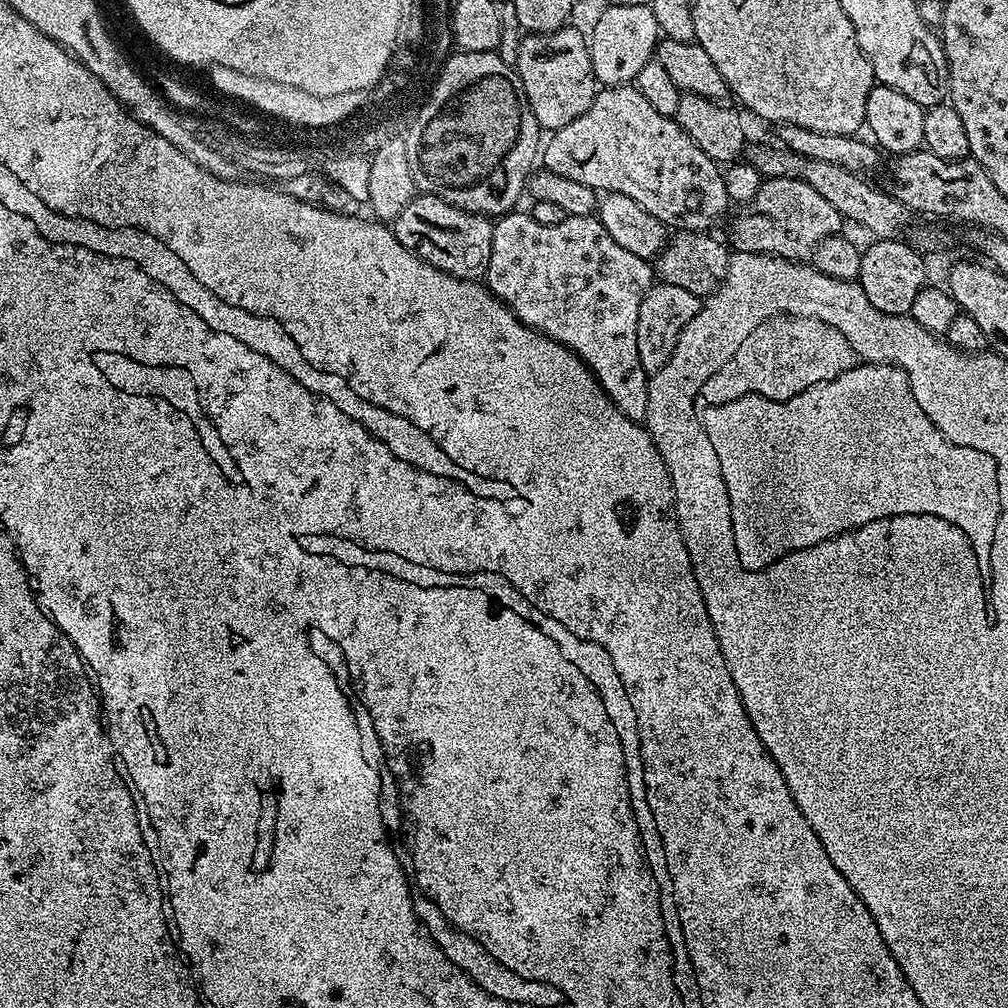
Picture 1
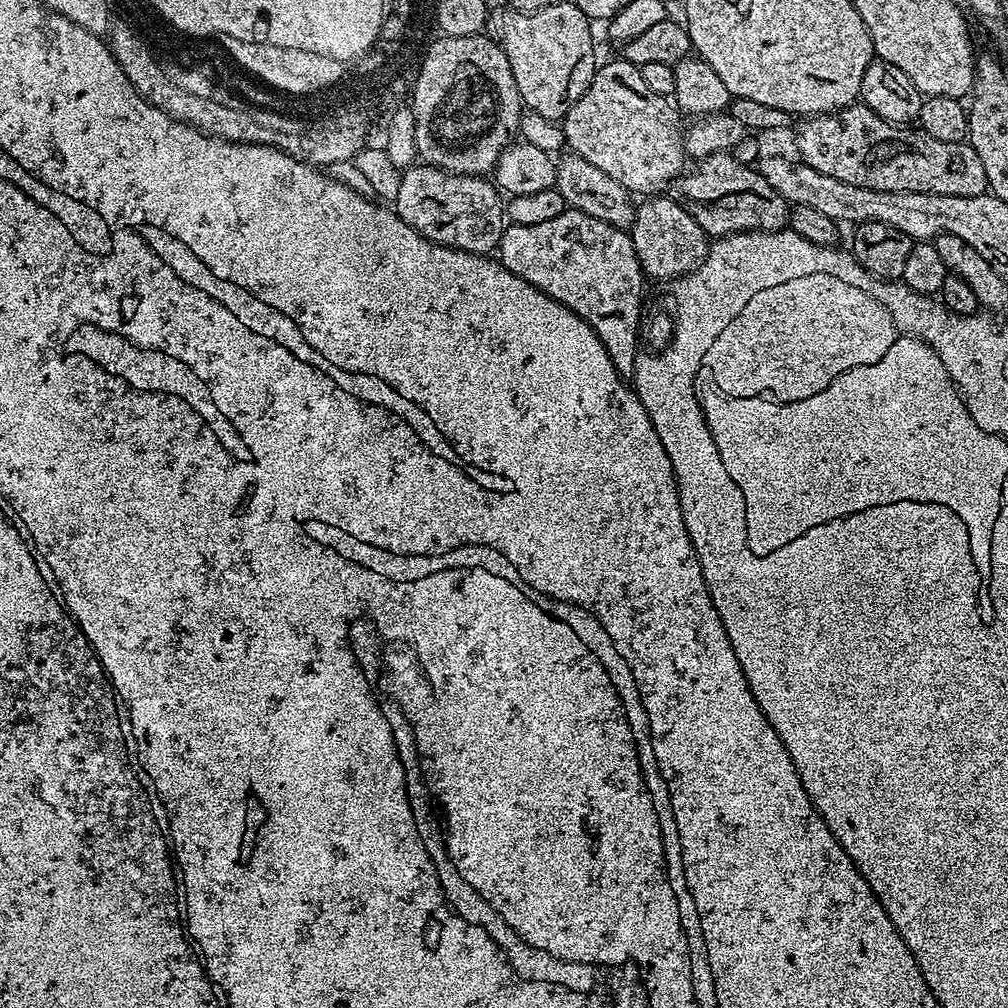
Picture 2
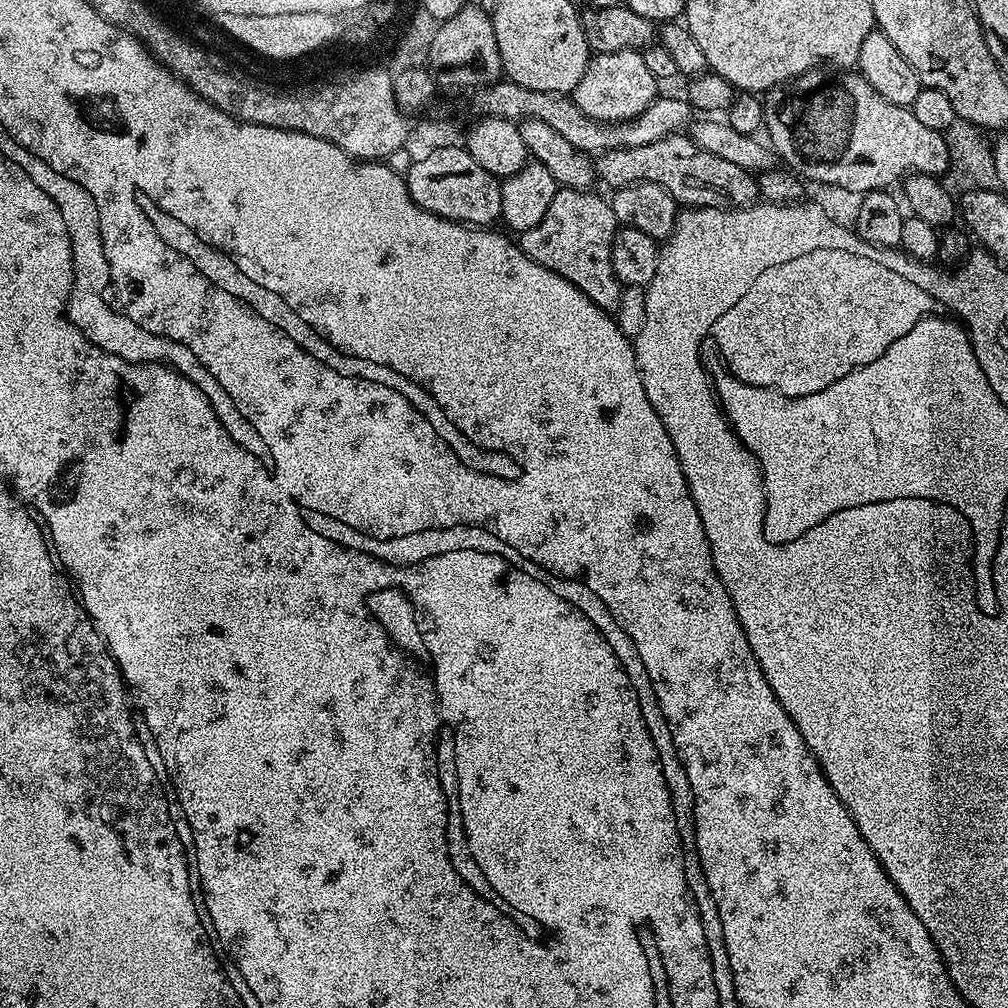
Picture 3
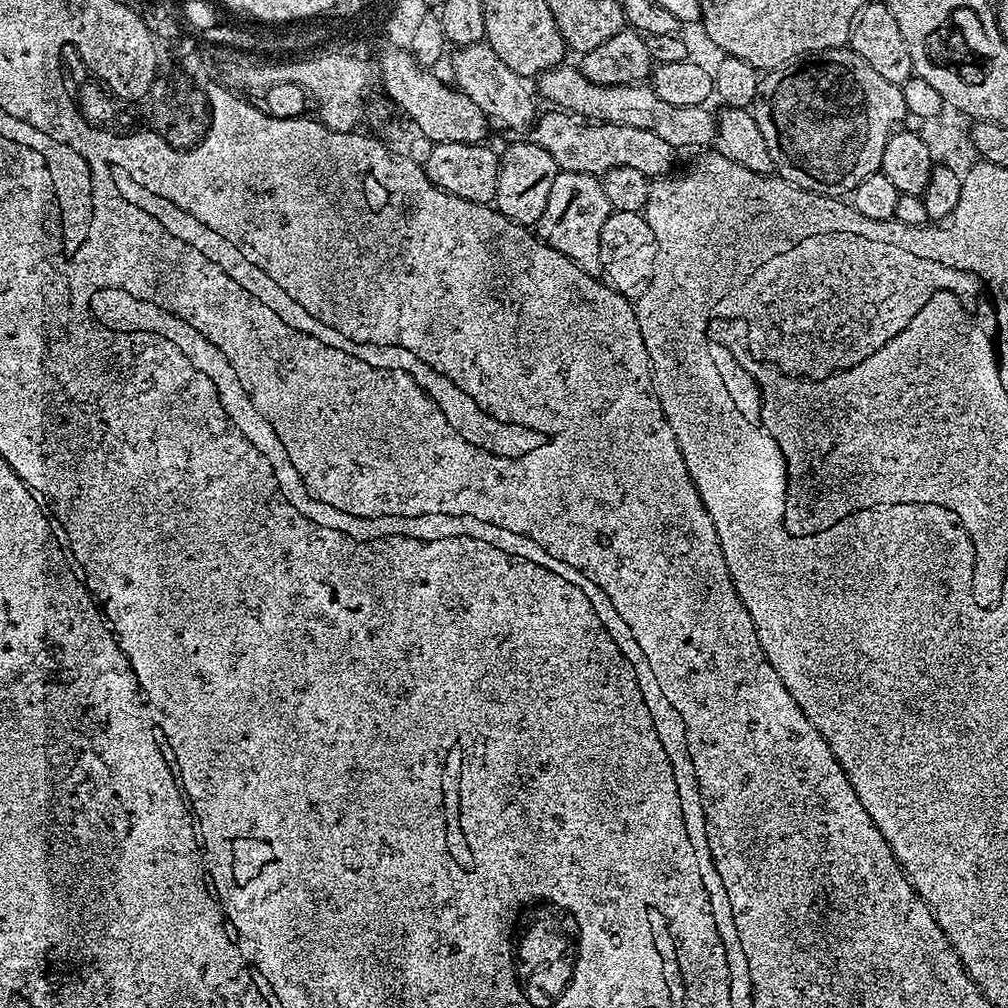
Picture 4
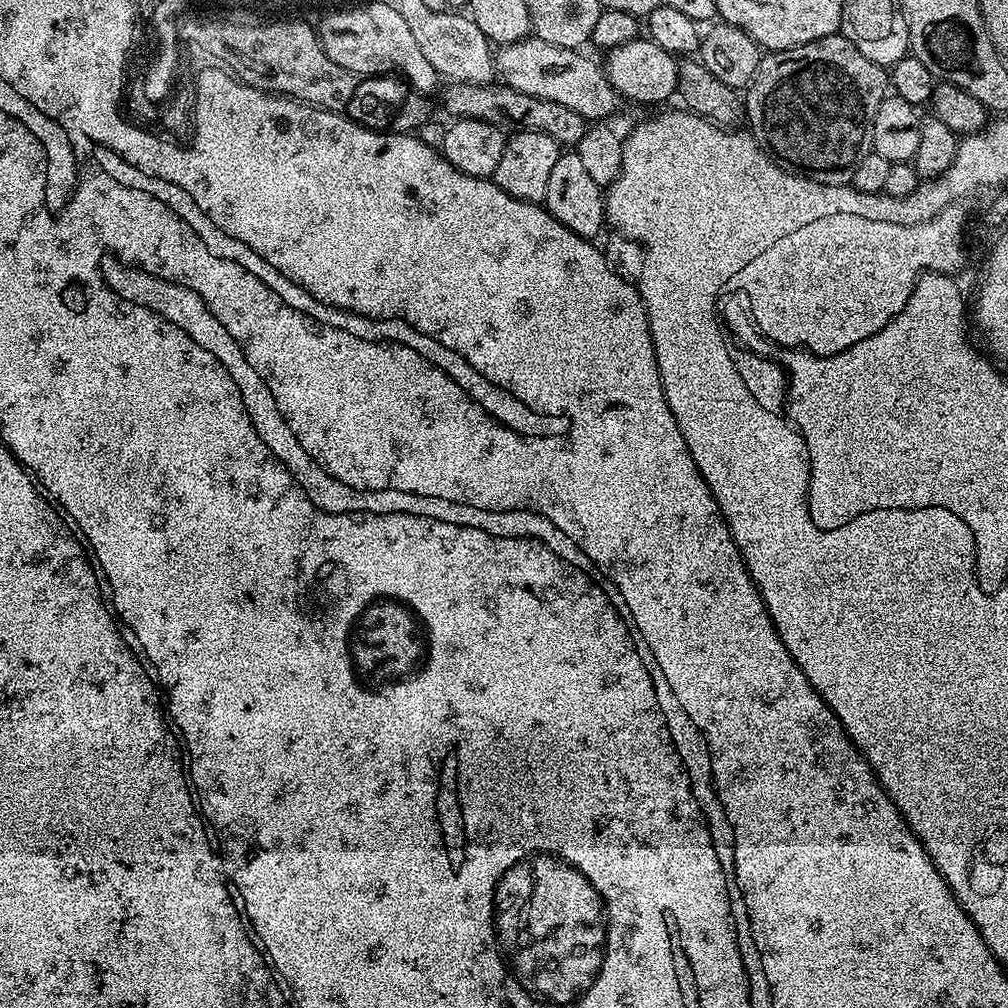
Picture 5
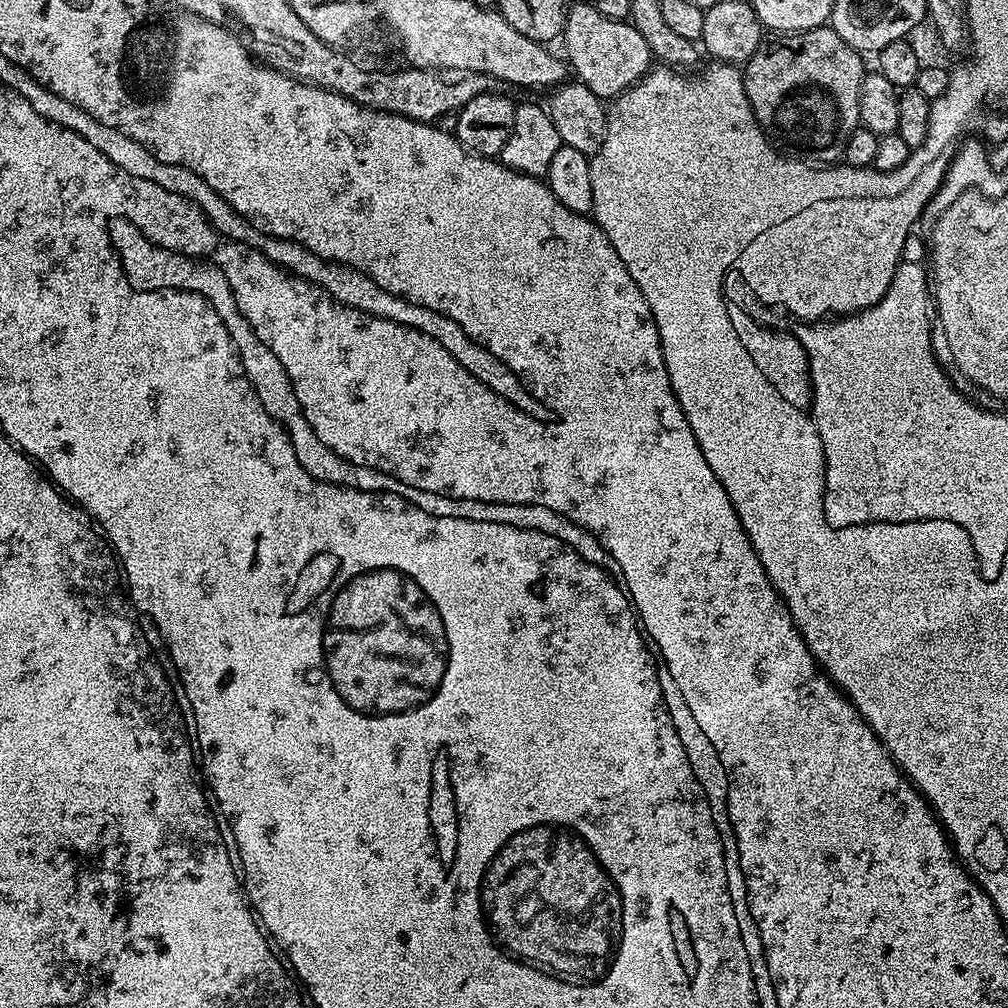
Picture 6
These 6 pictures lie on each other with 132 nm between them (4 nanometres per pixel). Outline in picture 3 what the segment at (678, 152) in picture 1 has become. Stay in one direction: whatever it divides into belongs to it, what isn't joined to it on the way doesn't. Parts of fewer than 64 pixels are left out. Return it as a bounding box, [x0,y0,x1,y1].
[570,48,658,124]

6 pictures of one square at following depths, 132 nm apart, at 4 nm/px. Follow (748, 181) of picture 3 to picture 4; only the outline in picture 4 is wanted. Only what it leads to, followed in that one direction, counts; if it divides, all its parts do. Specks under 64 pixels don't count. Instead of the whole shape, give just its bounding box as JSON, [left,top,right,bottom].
[530,110,678,178]

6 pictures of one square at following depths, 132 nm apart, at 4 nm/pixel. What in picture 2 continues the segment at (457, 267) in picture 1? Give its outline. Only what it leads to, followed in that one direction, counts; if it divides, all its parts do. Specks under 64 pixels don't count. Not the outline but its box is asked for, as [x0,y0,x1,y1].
[394,162,506,254]

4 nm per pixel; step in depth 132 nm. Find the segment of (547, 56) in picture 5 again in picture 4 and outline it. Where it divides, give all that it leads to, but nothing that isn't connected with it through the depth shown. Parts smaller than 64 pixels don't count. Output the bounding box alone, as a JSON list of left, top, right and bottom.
[534,62,716,150]

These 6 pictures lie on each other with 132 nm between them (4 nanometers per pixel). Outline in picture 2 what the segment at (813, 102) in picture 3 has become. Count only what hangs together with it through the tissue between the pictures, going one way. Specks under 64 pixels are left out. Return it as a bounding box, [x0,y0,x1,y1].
[796,102,989,196]

